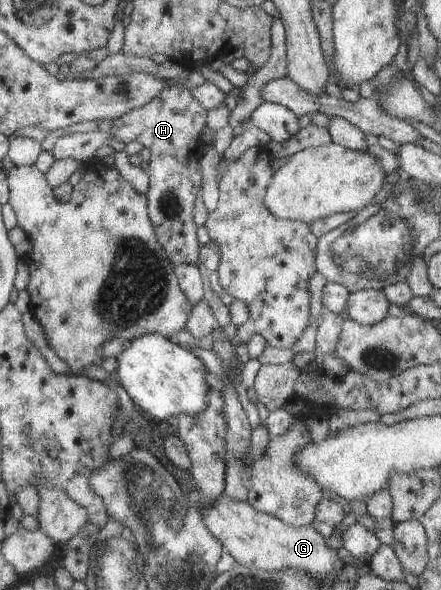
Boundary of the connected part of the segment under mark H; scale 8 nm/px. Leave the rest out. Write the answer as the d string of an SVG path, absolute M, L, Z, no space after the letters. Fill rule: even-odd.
M171 85L147 105L131 109L123 117L111 123L111 133L117 141L128 144L138 141L149 149L150 187L147 191L147 206L155 237L167 259L175 265L193 265L199 269L199 251L202 245L197 237L198 227L193 220L195 199L200 193L202 177L199 161L207 146L201 135L207 126L207 110L191 95L185 86ZM194 154L194 160L189 155Z

